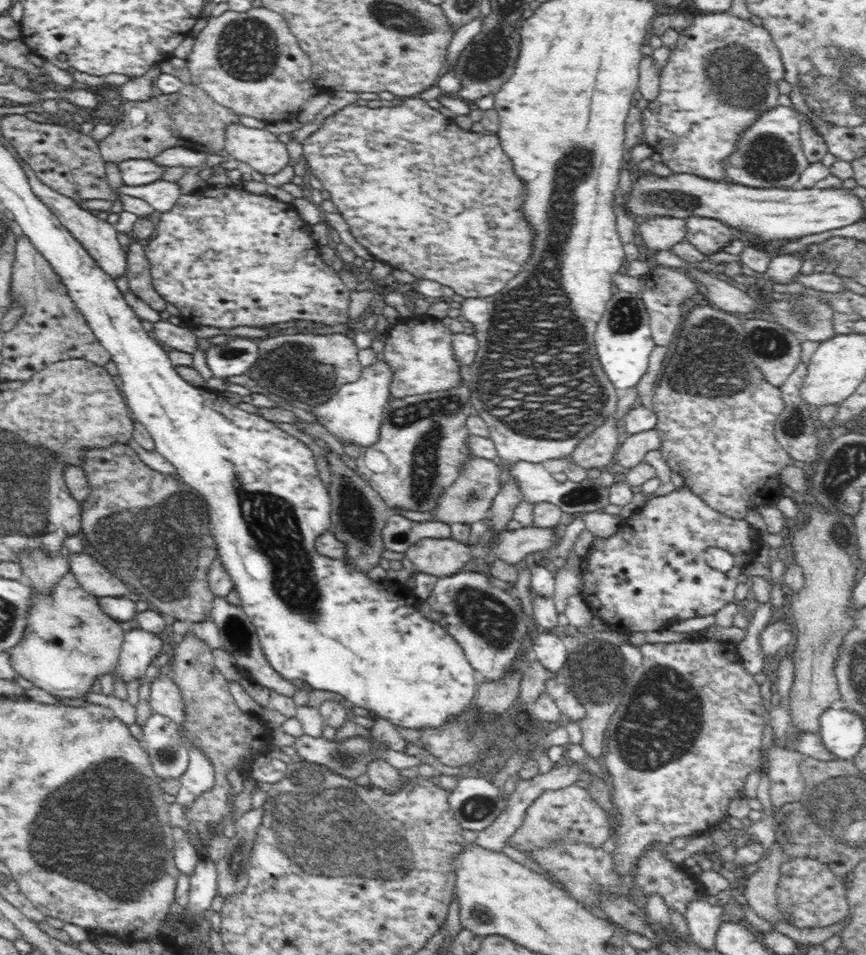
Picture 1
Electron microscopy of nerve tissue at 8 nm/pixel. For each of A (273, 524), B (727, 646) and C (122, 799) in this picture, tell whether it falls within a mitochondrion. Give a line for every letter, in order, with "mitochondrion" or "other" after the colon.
A: mitochondrion
B: other
C: mitochondrion

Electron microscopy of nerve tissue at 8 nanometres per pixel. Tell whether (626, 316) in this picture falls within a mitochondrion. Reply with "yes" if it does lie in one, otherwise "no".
yes

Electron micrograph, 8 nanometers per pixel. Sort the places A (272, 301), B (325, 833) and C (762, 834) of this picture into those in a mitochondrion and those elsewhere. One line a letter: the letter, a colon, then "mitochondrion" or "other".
A: other
B: mitochondrion
C: other

